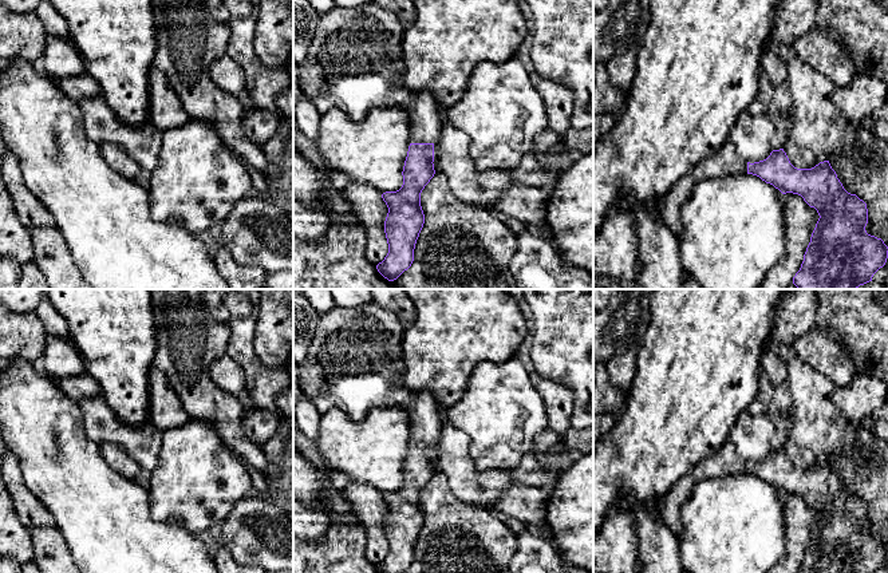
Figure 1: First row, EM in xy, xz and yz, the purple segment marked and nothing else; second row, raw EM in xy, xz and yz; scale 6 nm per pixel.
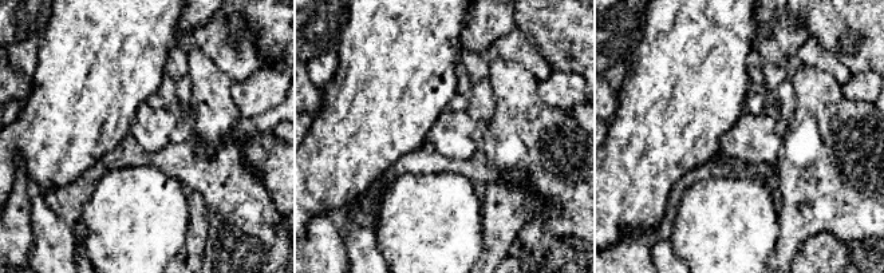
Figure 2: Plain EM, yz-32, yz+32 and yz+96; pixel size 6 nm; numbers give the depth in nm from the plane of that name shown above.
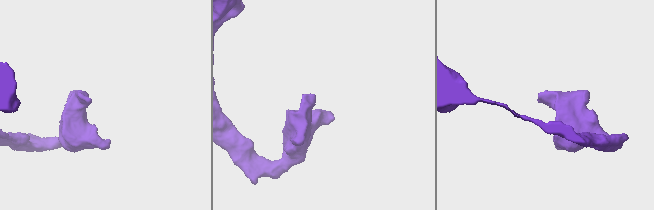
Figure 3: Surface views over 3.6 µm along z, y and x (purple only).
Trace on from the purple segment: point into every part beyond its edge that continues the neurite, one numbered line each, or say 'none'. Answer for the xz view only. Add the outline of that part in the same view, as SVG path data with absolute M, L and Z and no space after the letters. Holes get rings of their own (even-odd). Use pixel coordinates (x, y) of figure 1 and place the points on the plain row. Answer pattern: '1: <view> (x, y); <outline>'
1: xz (355, 362); M375 303L358 308L334 307L321 313L307 356L299 364L303 395L321 415L329 408L340 408L354 420L363 420L378 407L399 406L410 418L410 443L435 443L443 411L430 392L413 392L406 388L402 349L406 328L396 315Z

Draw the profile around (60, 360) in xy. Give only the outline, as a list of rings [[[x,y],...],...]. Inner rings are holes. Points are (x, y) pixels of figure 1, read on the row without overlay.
[[[50,333],[40,367],[54,379],[67,379],[86,372],[84,361],[76,348]]]

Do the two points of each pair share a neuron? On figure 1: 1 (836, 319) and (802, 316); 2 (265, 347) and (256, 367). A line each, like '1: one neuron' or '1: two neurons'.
1: two neurons
2: two neurons

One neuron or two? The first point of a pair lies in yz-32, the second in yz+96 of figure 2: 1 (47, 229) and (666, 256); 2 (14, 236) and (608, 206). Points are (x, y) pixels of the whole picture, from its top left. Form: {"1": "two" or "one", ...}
{"1": "one", "2": "two"}

